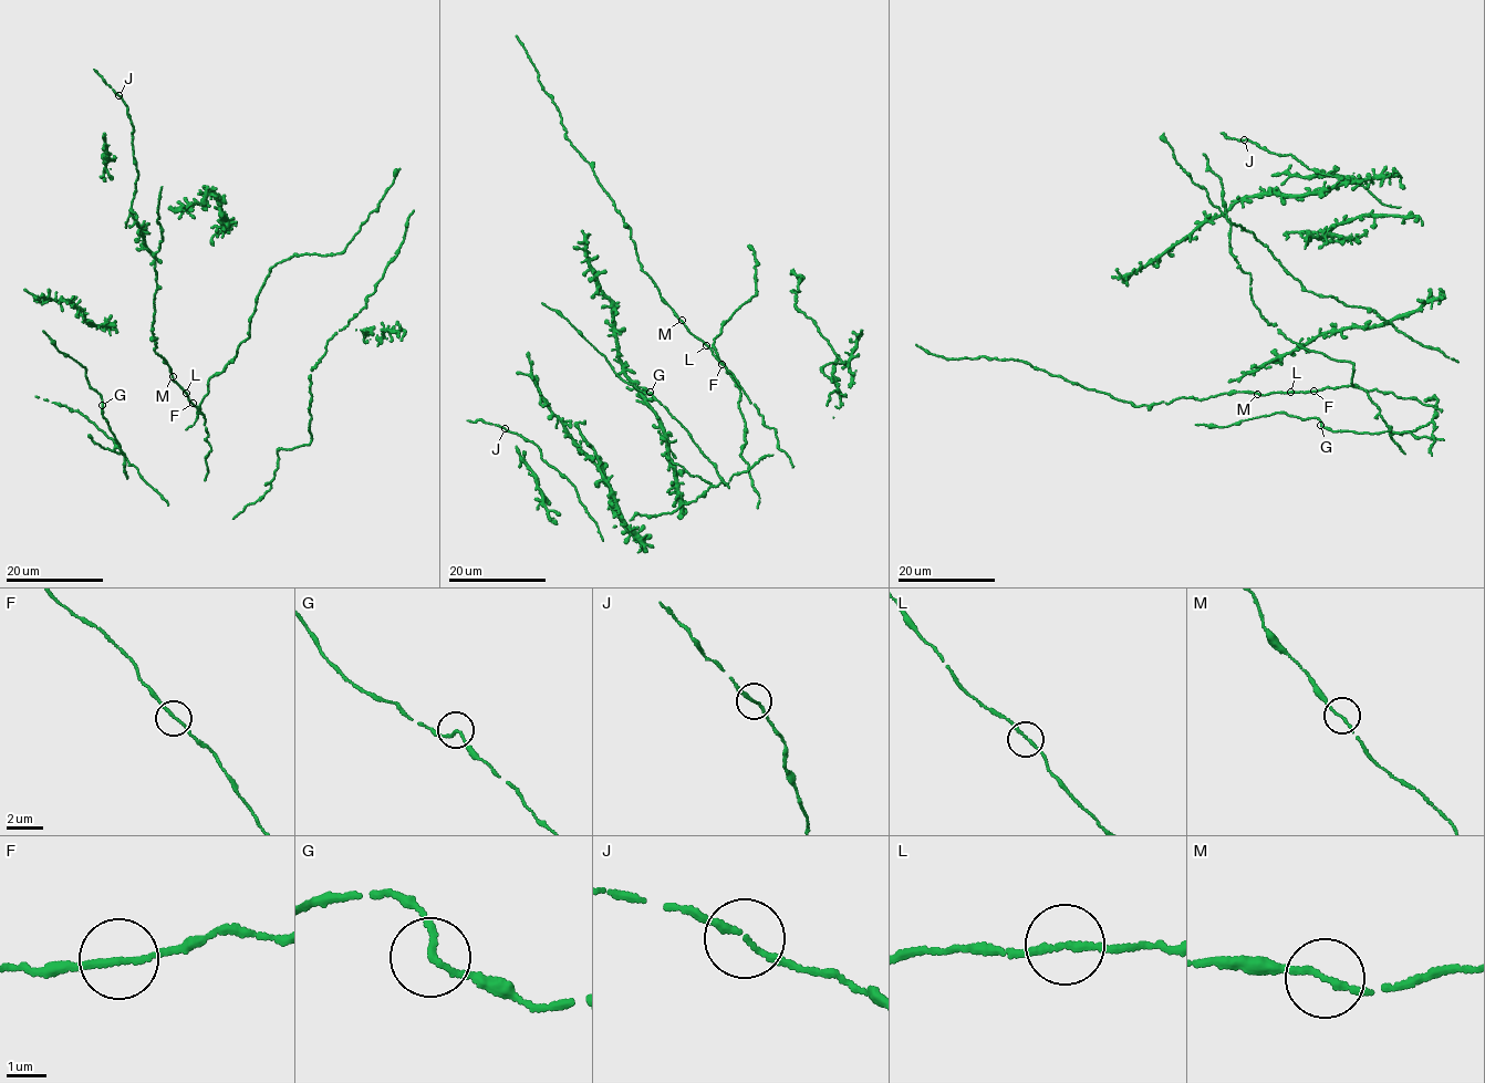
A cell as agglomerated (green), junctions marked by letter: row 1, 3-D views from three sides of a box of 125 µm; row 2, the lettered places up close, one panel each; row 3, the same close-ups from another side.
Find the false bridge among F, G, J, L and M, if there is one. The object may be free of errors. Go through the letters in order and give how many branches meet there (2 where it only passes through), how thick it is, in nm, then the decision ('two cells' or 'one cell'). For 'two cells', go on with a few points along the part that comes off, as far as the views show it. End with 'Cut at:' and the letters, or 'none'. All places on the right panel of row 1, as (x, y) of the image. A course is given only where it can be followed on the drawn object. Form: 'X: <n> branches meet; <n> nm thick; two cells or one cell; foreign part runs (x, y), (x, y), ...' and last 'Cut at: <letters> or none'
F: 2 branches meet; 140 nm thick; one cell
G: 2 branches meet; 150 nm thick; one cell
J: 2 branches meet; 150 nm thick; one cell
L: 2 branches meet; 150 nm thick; one cell
M: 2 branches meet; 130 nm thick; one cell
Cut at: none

